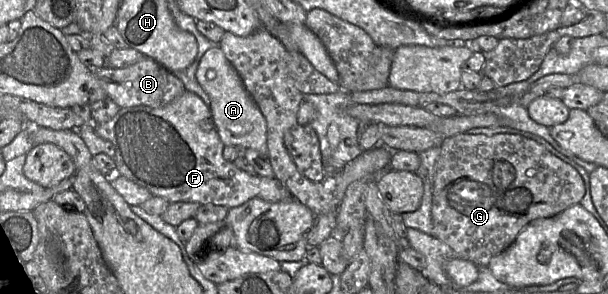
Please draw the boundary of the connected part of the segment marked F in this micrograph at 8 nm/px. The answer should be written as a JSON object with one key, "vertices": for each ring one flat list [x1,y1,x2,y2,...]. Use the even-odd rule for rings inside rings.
{"vertices":[[184,91,173,102,160,108,134,106,120,108,118,113,101,124,95,124,95,132,110,141,115,148,116,173,140,186,153,196,166,199,169,203,196,202,200,205,214,204,234,208,255,197,269,202,279,202,293,198,292,194,276,178,268,178,247,173,223,157,224,143,219,137,211,110,198,95]]}

